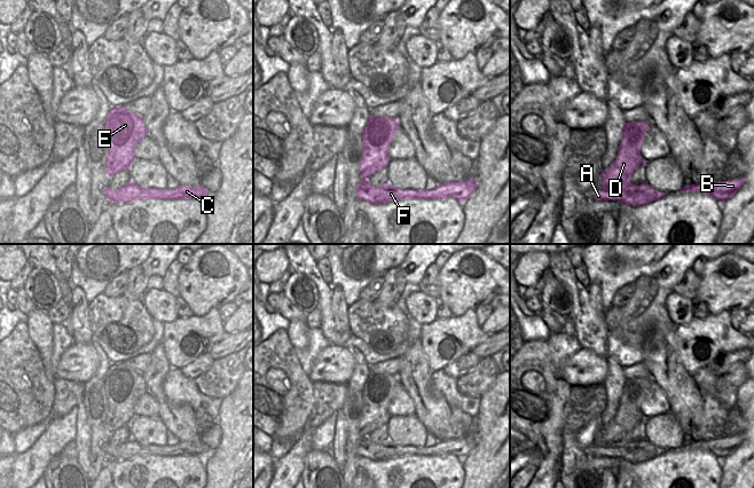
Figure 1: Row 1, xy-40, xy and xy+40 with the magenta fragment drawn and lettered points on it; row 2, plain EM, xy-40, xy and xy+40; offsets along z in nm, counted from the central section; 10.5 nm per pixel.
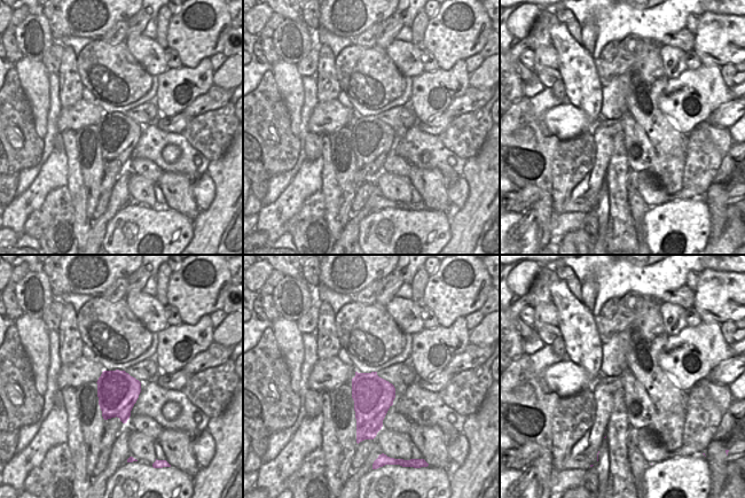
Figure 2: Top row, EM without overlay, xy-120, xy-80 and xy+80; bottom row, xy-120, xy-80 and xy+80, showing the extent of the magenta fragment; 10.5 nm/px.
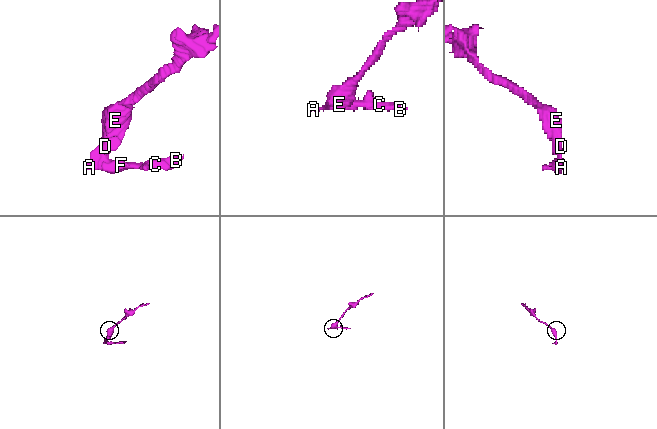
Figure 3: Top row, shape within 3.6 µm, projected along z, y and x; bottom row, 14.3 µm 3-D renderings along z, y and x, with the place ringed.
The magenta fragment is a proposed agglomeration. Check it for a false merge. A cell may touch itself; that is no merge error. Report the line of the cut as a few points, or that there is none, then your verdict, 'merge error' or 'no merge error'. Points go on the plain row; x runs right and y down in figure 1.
xy+40 (628, 438), (605, 443) | merge error

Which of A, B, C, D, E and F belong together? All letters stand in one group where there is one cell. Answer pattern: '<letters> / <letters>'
A B C F / D E

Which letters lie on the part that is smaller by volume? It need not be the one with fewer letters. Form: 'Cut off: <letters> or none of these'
Cut off: A, B, C, F

